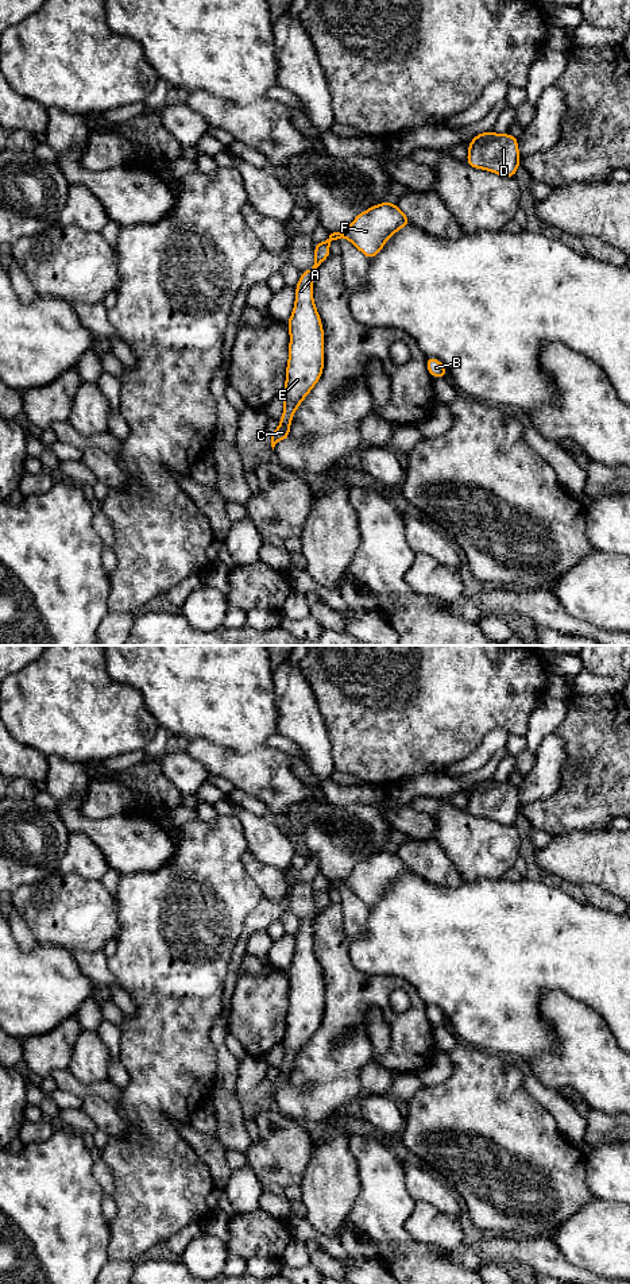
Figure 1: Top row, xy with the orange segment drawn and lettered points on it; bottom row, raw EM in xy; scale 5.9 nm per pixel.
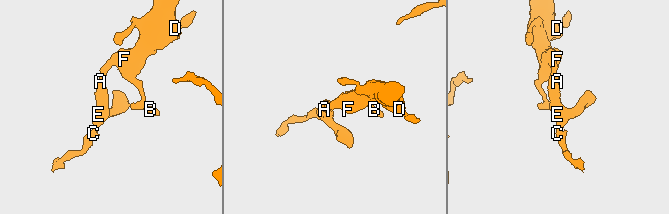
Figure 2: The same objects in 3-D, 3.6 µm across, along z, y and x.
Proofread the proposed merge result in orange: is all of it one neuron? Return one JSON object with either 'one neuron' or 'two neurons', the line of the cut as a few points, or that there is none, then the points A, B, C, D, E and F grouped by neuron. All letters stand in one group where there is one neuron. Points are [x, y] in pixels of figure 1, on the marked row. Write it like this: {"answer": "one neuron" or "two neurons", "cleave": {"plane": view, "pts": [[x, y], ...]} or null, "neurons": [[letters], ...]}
{"answer": "one neuron", "cleave": null, "neurons": [["A", "B", "C", "D", "E", "F"]]}

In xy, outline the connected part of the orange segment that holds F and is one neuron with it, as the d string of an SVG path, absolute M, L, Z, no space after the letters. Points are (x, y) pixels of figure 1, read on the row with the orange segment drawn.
M386 201L359 213L345 231L333 232L325 242L314 243L314 265L301 273L295 286L294 311L286 321L290 346L286 385L282 393L285 409L279 427L271 432L273 450L278 442L290 436L290 423L298 405L318 382L324 370L324 331L312 290L314 270L331 255L331 242L345 238L371 261L393 234L410 223L395 203Z

